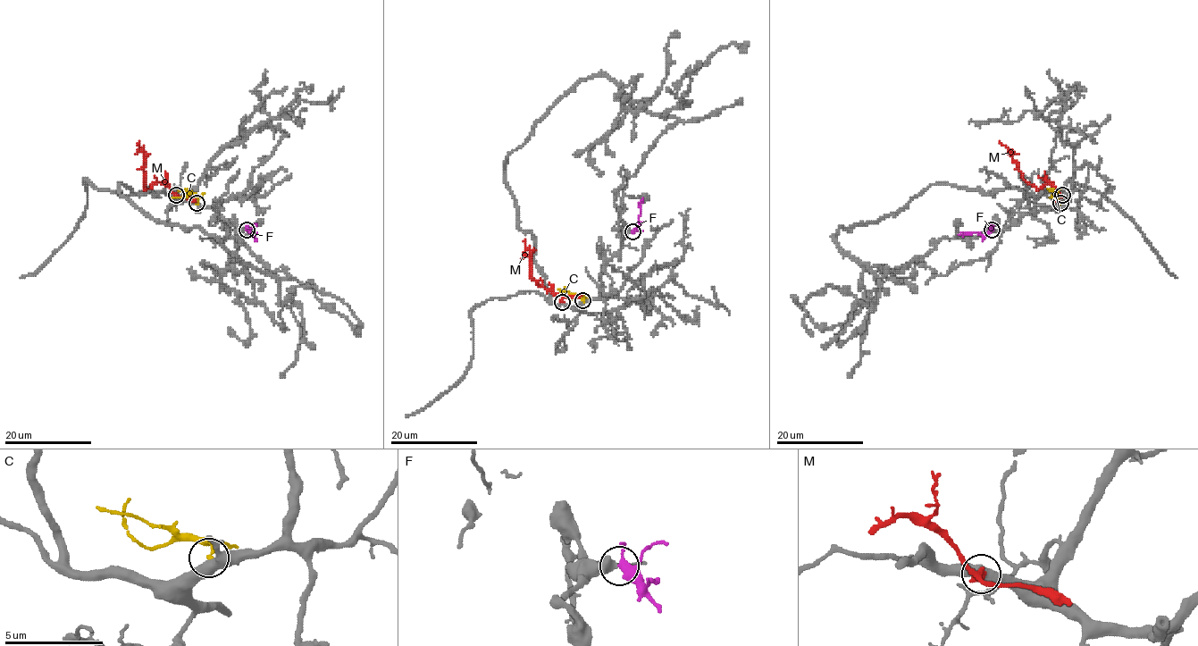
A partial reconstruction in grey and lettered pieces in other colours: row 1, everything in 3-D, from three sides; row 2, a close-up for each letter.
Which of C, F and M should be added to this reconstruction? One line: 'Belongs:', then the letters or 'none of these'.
Belongs: F

